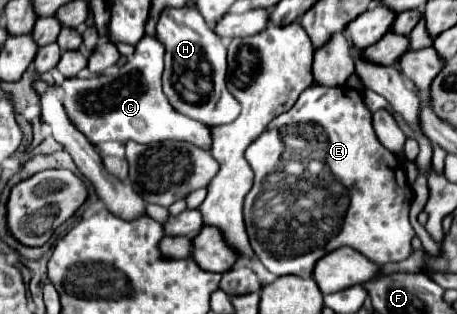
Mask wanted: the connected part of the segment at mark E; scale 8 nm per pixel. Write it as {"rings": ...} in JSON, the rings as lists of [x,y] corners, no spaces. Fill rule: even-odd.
{"rings":[[[309,86],[307,90],[303,90],[289,112],[271,120],[265,132],[255,142],[251,142],[245,158],[255,172],[253,188],[245,198],[247,234],[251,242],[259,242],[259,260],[277,278],[289,274],[309,278],[315,262],[327,254],[327,238],[329,252],[341,246],[351,246],[353,250],[367,256],[371,262],[377,262],[377,266],[383,266],[387,262],[401,262],[413,252],[411,238],[415,236],[415,230],[409,222],[413,192],[407,186],[407,176],[399,158],[379,144],[371,126],[371,112],[365,106],[363,94],[359,90],[351,86]],[[283,136],[289,138],[287,144],[295,140],[297,148],[287,148],[287,144],[283,144]],[[285,158],[291,158],[291,176],[283,168]]]}

